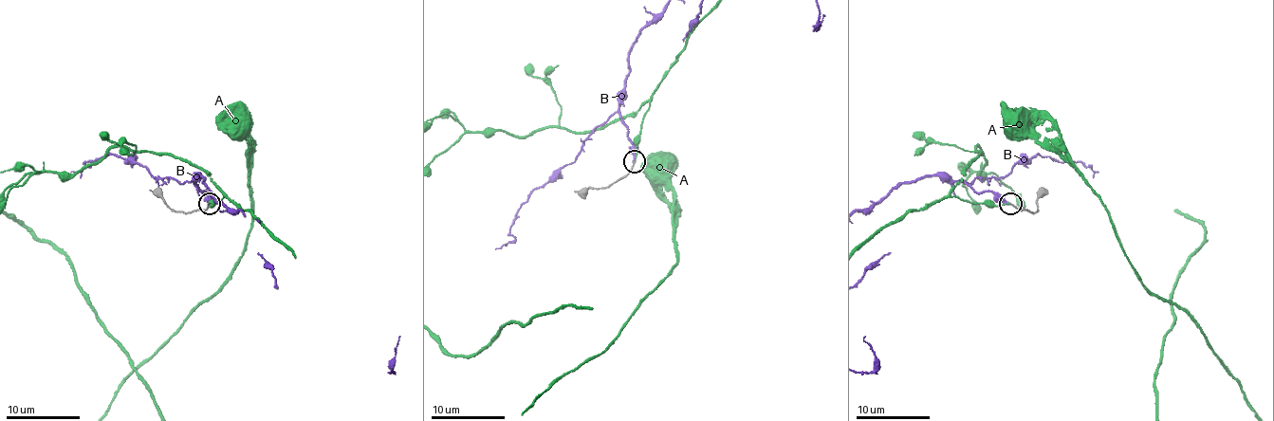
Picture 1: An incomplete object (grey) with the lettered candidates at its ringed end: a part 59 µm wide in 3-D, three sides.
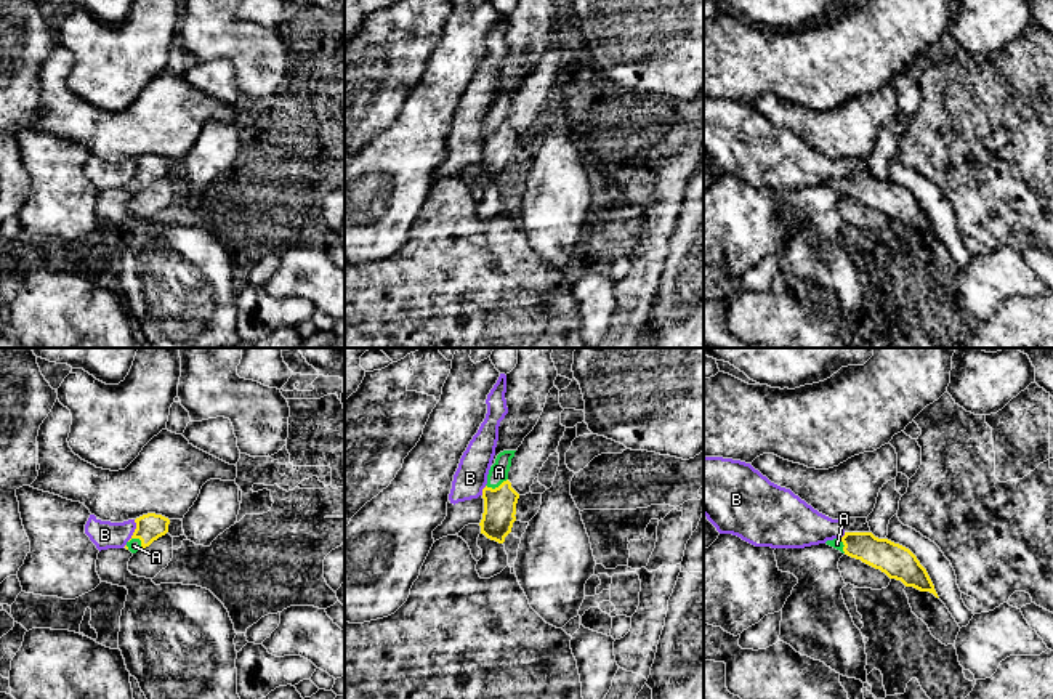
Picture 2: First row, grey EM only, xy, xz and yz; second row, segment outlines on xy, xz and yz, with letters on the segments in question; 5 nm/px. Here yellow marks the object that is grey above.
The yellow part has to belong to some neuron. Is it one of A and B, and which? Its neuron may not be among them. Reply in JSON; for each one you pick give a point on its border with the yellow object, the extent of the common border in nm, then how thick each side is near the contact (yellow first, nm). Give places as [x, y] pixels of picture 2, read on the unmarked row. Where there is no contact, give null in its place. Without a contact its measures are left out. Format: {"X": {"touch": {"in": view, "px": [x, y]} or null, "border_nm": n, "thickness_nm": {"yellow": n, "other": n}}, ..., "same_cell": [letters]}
{"A": {"touch": {"in": "xz", "px": [496, 129]}, "border_nm": 120, "thickness_nm": {"yellow": 160, "other": 100}}, "same_cell": ["A"]}

